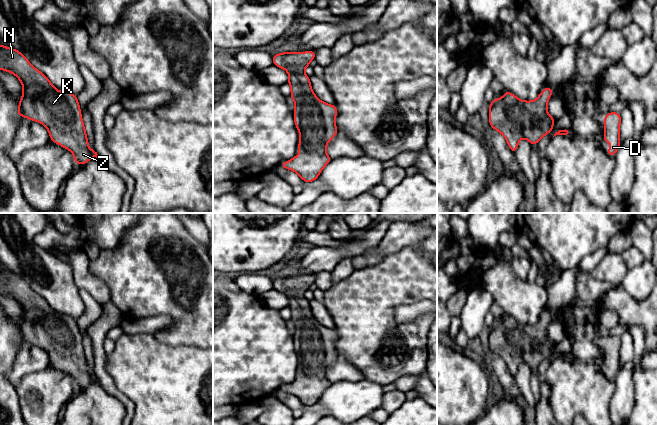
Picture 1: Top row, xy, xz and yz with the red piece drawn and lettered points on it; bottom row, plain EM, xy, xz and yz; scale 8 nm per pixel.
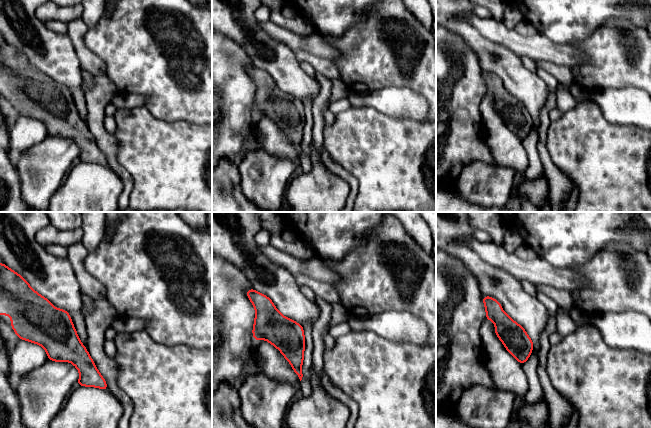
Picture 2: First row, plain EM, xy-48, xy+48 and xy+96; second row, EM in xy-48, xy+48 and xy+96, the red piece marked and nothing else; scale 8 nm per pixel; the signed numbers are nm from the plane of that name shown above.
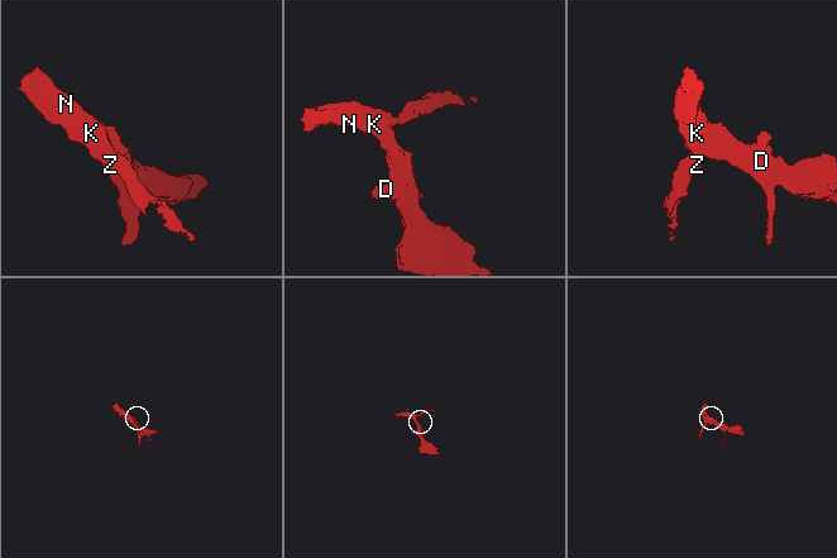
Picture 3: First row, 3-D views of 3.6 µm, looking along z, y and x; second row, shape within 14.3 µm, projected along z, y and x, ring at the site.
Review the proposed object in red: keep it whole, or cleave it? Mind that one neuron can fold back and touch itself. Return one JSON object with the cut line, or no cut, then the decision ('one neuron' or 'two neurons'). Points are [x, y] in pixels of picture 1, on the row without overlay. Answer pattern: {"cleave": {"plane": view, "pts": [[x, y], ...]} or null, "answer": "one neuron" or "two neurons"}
{"cleave": null, "answer": "one neuron"}

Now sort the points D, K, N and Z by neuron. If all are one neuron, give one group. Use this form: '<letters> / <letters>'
D K N Z

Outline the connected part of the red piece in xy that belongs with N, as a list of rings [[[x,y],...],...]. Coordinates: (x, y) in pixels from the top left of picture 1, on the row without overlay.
[[[0,268],[0,294],[17,300],[23,310],[17,338],[43,348],[49,356],[50,363],[73,377],[75,388],[86,388],[91,382],[99,383],[95,374],[88,371],[88,363],[83,348],[77,320],[70,316],[58,315],[49,303],[19,275]]]

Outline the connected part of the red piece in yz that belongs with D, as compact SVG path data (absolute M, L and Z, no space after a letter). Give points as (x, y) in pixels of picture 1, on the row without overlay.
M612 336L605 338L604 341L604 366L610 366L610 373L606 376L609 380L615 380L617 373L620 371L619 352L621 347L620 337Z

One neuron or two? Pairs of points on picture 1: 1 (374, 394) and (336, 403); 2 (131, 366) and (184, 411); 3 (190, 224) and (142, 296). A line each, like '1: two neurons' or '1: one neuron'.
1: one neuron
2: one neuron
3: two neurons

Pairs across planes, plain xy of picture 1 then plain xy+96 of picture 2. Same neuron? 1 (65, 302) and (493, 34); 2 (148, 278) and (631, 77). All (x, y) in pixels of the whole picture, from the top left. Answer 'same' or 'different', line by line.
1: different
2: same

